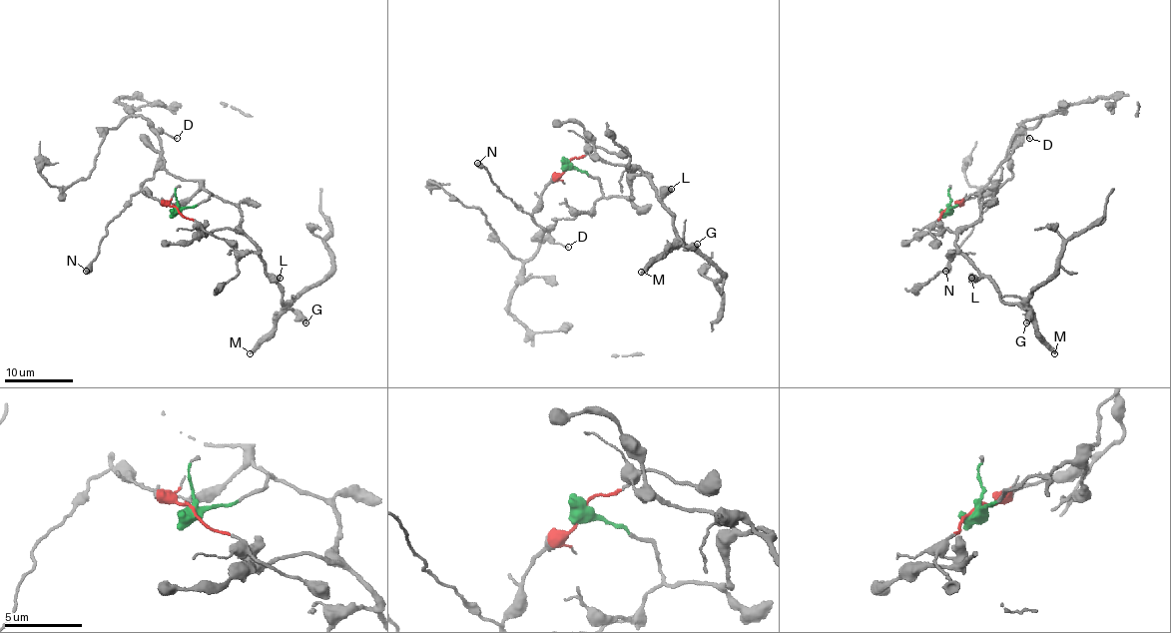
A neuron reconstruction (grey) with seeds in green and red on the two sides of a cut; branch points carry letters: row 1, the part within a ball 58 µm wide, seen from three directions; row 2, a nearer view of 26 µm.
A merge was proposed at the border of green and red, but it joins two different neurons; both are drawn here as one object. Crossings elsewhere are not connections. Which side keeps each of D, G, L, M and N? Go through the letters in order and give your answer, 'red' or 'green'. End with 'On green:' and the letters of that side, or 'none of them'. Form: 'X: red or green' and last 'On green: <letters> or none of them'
D: red
G: green
L: green
M: green
N: red
On green: G, L, M

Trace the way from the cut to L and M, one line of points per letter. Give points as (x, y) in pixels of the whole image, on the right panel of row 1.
L: (946, 210), (974, 194), (979, 196), (981, 218), (962, 230), (955, 242), (957, 249), (981, 275), (970, 279)
M: (946, 210), (977, 194), (981, 218), (962, 230), (955, 246), (1005, 303), (1020, 306), (1034, 333), (1055, 353)

